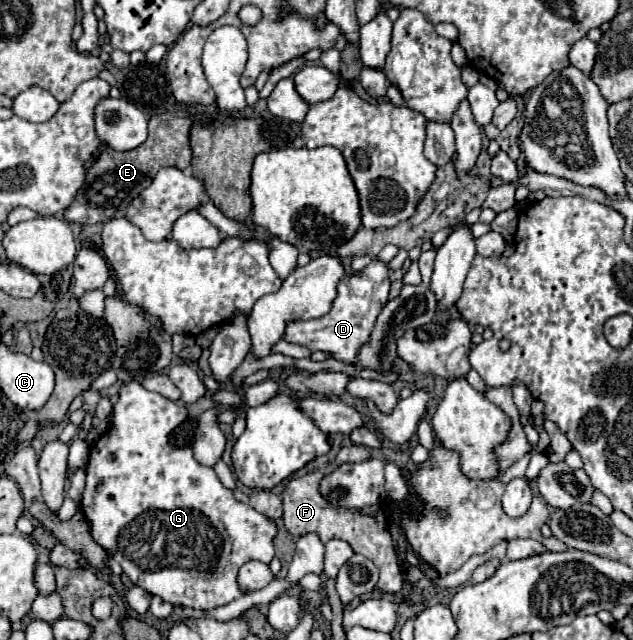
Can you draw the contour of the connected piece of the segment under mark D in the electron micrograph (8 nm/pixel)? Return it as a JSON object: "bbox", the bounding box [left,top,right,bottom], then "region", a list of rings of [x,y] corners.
{"bbox":[284,261,390,363],"region":[[[372,261],[366,269],[354,275],[346,275],[338,285],[338,297],[334,299],[332,309],[328,315],[320,319],[308,321],[292,321],[286,323],[284,339],[288,343],[296,343],[308,347],[310,351],[324,351],[330,353],[332,359],[354,363],[358,349],[368,341],[374,321],[380,313],[380,307],[386,305],[390,293],[390,279],[388,279],[388,265],[380,261]]]}

